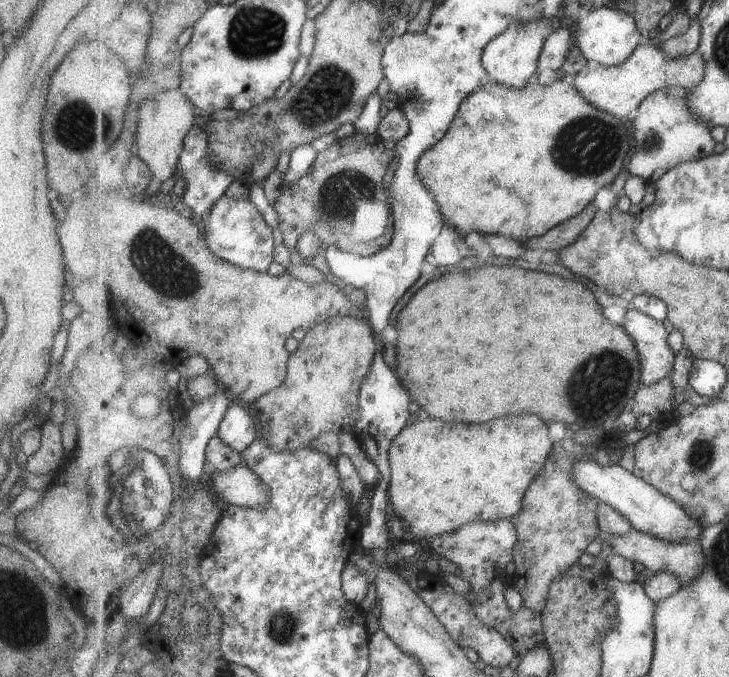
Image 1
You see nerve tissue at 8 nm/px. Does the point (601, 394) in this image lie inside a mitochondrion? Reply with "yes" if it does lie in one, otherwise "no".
yes

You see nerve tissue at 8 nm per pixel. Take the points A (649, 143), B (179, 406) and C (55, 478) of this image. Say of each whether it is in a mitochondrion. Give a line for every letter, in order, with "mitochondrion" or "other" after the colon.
A: mitochondrion
B: other
C: other

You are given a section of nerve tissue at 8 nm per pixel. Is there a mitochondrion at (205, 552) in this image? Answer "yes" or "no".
no

